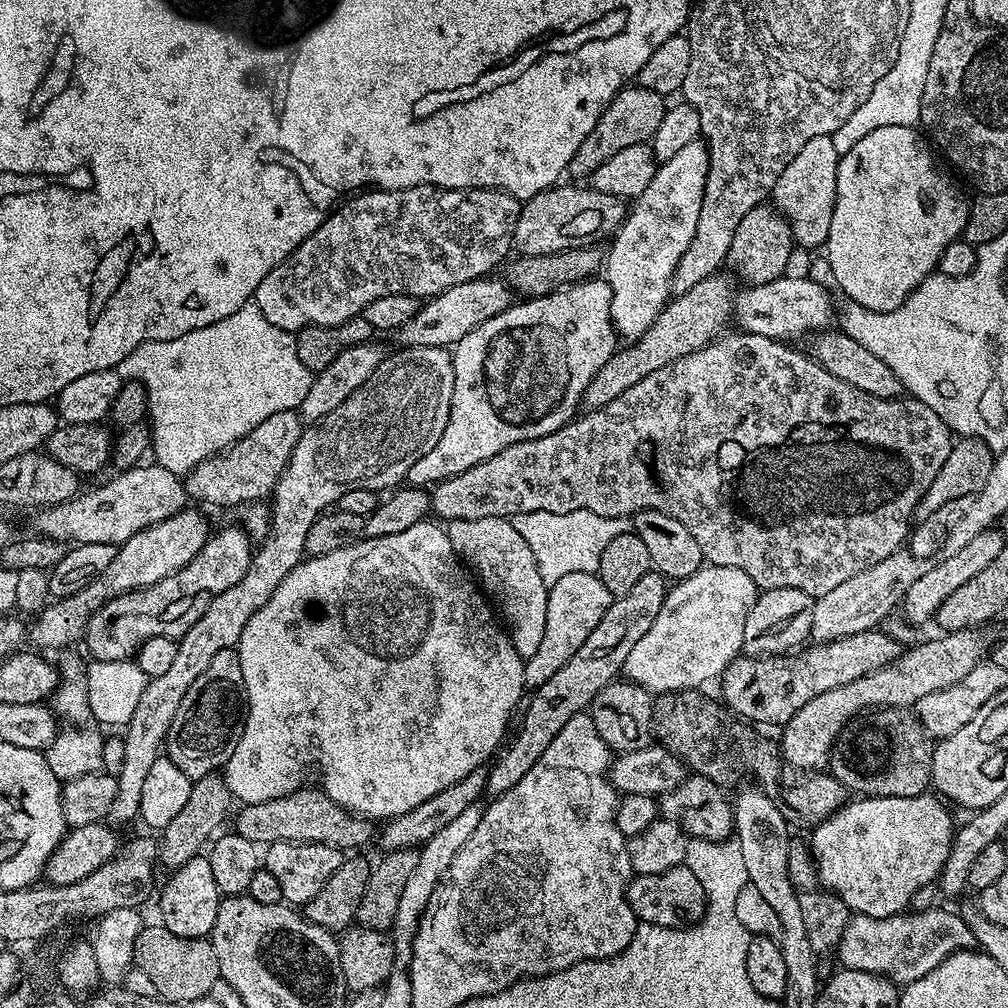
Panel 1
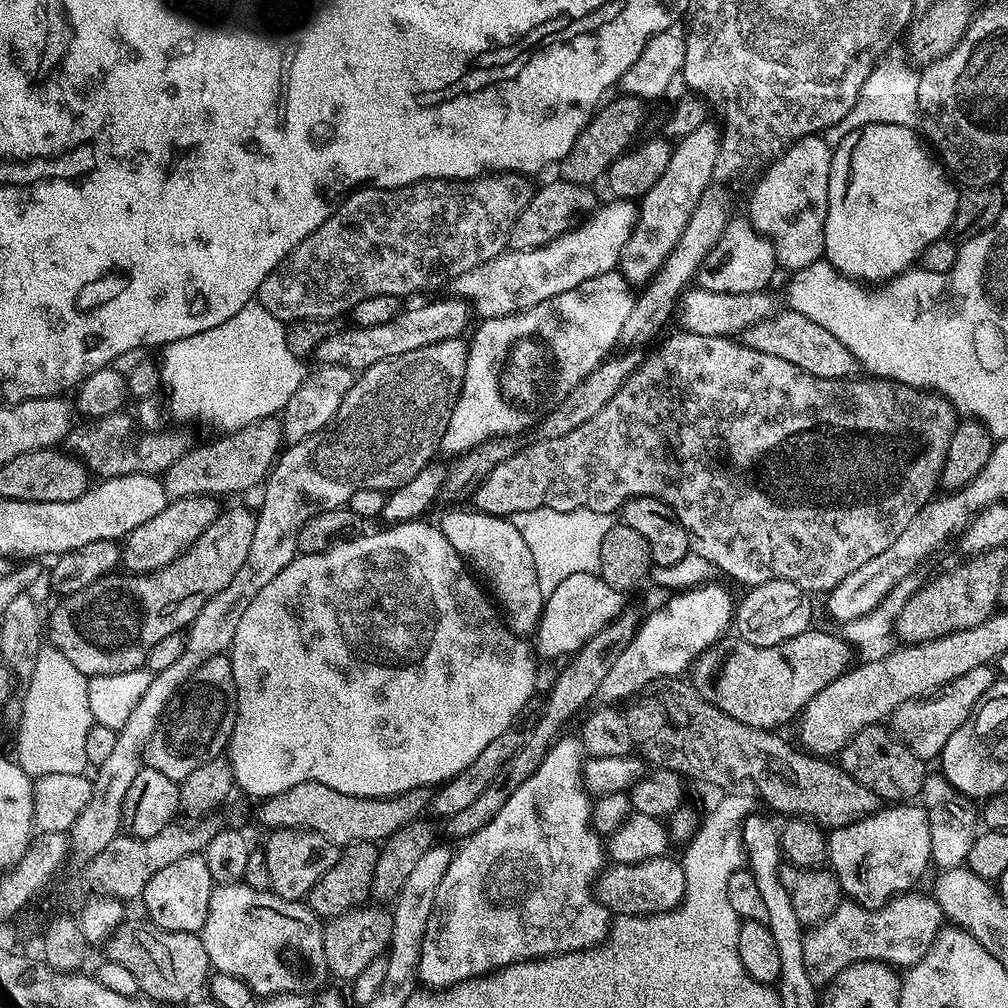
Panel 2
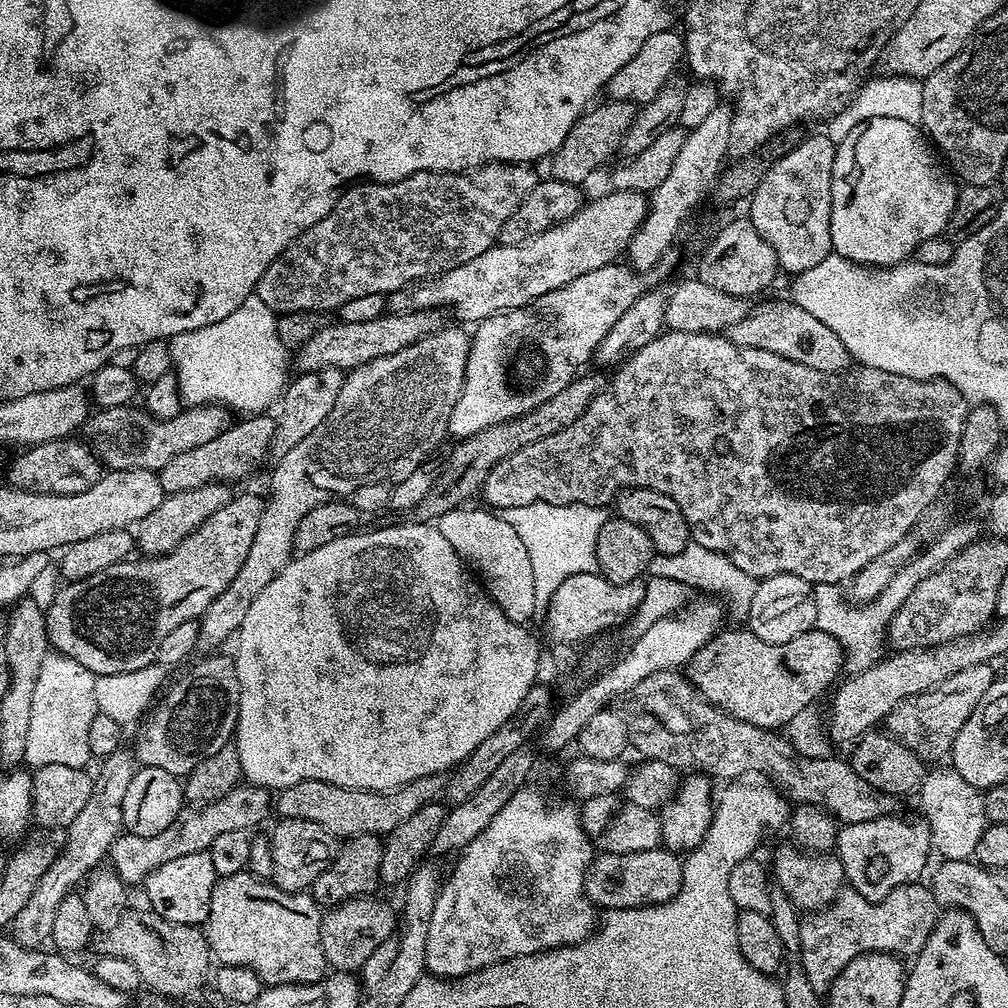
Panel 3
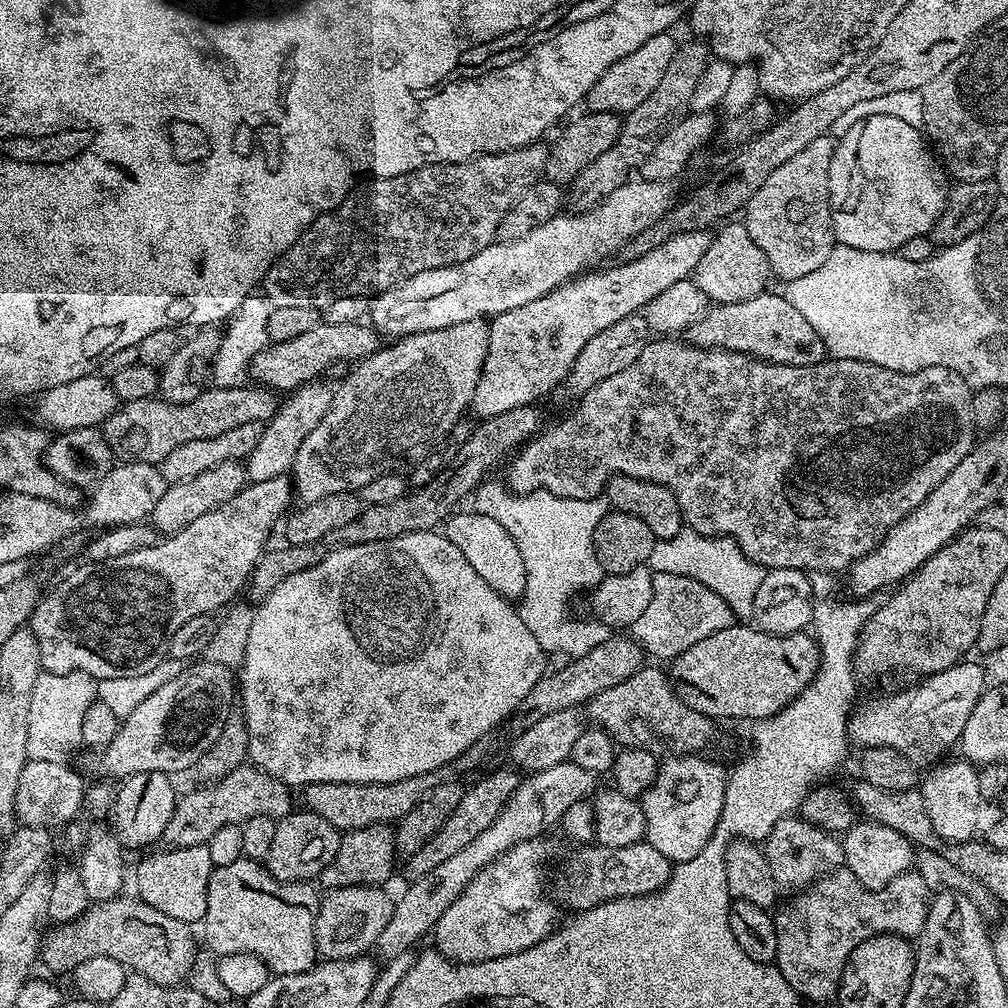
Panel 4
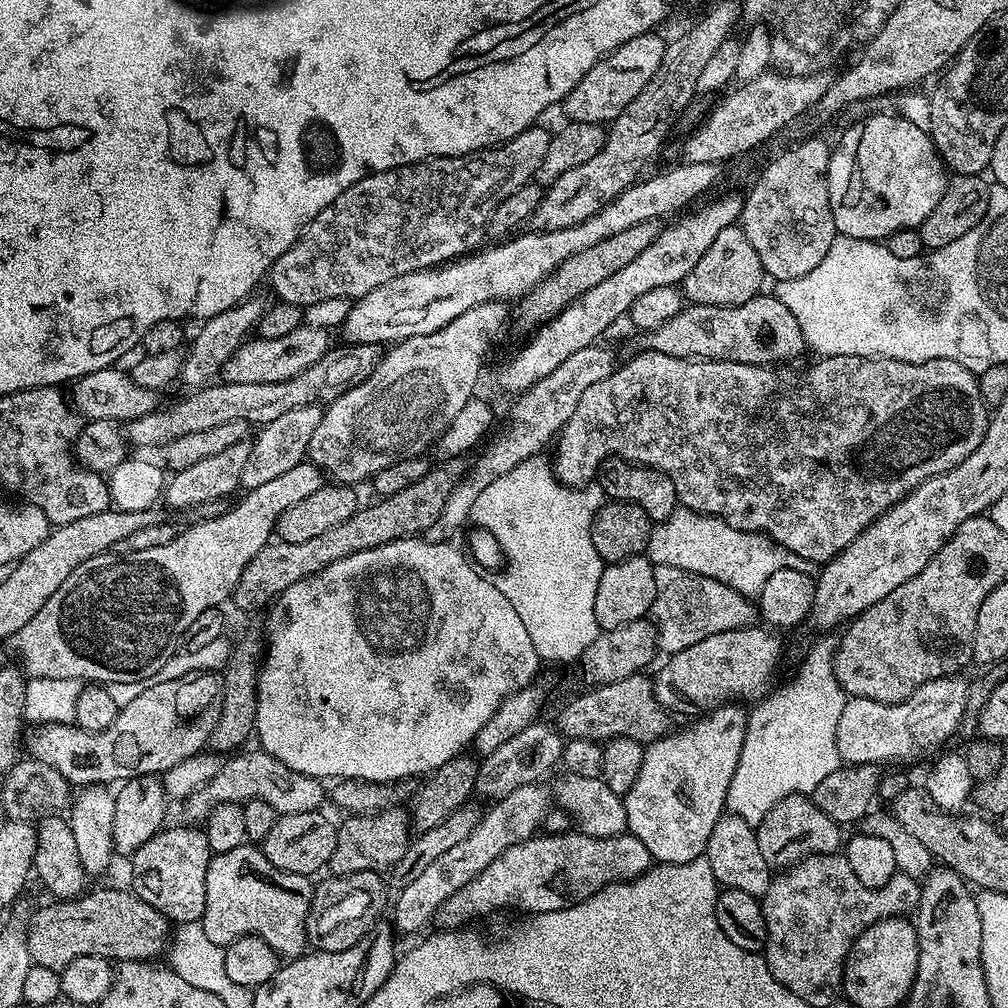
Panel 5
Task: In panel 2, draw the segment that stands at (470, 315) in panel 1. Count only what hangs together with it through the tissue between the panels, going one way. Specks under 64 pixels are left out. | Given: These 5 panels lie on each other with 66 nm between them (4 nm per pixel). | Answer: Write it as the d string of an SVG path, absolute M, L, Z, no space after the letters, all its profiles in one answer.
M464 298L451 299L432 300L429 304L416 304L413 308L405 307L394 318L390 318L390 322L382 322L382 326L347 326L342 332L334 330L320 344L315 359L320 364L342 364L353 370L363 370L374 366L374 362L382 362L382 358L398 358L398 354L407 354L409 350L463 337L464 327L468 324L468 312L470 316L470 304Z

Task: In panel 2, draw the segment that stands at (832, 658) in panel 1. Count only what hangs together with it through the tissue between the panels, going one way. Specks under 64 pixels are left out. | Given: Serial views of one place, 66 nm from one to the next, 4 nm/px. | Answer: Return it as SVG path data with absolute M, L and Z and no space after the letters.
M809 630L774 646L754 646L743 642L736 642L732 653L720 664L720 673L716 676L716 685L710 691L712 703L717 704L730 718L738 718L738 722L746 722L746 726L766 728L769 730L783 729L783 724L788 724L797 719L804 707L811 702L814 694L830 682L848 671L853 663L853 645L843 635L835 636L832 632L816 632Z

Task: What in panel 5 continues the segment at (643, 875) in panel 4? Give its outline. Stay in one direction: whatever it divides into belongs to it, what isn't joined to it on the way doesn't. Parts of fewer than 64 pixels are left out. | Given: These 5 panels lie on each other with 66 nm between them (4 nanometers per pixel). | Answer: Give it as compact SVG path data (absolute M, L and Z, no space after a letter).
M569 830L559 834L537 834L529 840L518 842L510 846L510 850L502 850L482 874L470 878L462 890L450 894L446 902L436 912L434 924L440 930L456 930L467 916L480 916L483 912L492 912L495 908L504 908L509 904L512 908L522 908L526 914L537 912L553 912L566 910L575 904L581 904L586 898L598 894L611 884L620 884L624 880L636 880L653 867L654 861L650 850L638 842L638 838L631 834L611 836L610 838L594 838L579 830Z

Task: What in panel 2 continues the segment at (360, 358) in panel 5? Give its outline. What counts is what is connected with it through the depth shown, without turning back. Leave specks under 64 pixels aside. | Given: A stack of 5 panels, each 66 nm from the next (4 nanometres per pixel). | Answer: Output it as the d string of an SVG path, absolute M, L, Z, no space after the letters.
M121 410L114 414L106 414L105 416L94 416L85 419L84 424L77 423L68 429L67 436L64 437L62 444L65 449L76 459L81 460L85 468L93 477L109 480L115 476L125 476L126 474L134 474L135 472L144 472L147 476L154 476L167 472L170 466L174 466L174 462L178 462L178 458L182 458L186 451L186 443L176 432L168 432L161 430L159 432L139 432L134 427L134 420L131 415L127 416L127 411Z

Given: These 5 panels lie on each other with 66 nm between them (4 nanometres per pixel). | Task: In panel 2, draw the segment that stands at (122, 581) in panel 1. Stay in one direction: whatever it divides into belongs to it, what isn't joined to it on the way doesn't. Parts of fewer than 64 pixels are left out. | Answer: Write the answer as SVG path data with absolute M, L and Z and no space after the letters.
M191 496L190 498L169 499L162 514L154 514L150 522L138 526L122 541L122 564L129 573L143 574L162 570L177 560L202 533L220 516L222 508L213 497Z

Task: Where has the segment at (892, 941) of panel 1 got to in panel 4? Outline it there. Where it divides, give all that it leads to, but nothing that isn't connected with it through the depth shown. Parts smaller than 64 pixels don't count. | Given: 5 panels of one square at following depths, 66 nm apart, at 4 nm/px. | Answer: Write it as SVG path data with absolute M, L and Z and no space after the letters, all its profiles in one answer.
M841 866L835 872L820 877L815 884L797 891L784 905L781 903L775 909L776 921L776 958L774 967L786 978L786 982L809 1005L824 1004L835 1001L836 991L840 988L842 970L854 950L854 946L861 944L866 938L891 934L905 938L915 938L920 935L922 926L926 922L930 890L926 882L915 870L898 874L894 882L882 886L878 890L870 890L854 878L854 874L847 866Z

